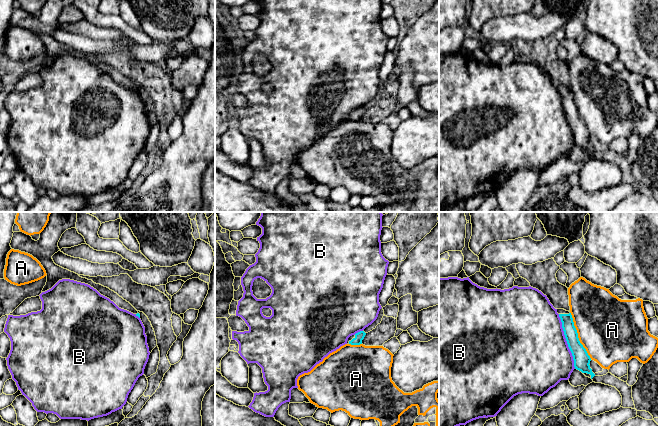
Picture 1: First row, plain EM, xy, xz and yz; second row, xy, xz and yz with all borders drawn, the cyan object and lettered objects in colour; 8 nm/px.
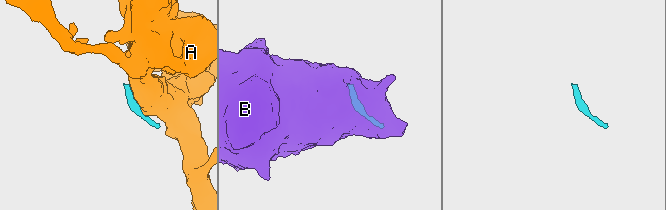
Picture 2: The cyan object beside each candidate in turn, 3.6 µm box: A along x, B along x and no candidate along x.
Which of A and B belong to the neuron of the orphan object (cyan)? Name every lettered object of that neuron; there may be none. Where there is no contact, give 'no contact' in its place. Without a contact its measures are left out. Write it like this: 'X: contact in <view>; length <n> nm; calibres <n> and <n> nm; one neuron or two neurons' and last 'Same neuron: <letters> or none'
A: contact in yz; length 420 nm; calibres 130 and 480 nm; two neurons
B: contact in yz; length 460 nm; calibres 130 and 500 nm; two neurons
Same neuron: none

